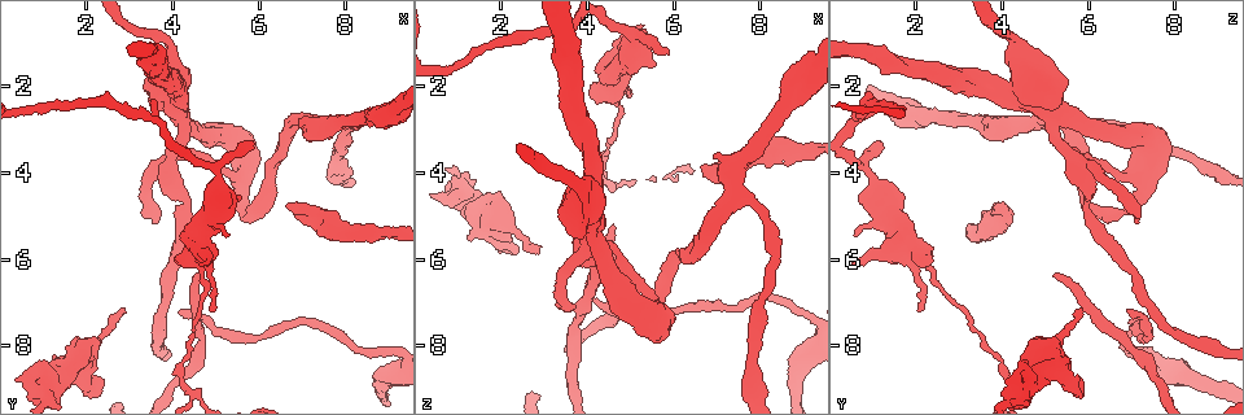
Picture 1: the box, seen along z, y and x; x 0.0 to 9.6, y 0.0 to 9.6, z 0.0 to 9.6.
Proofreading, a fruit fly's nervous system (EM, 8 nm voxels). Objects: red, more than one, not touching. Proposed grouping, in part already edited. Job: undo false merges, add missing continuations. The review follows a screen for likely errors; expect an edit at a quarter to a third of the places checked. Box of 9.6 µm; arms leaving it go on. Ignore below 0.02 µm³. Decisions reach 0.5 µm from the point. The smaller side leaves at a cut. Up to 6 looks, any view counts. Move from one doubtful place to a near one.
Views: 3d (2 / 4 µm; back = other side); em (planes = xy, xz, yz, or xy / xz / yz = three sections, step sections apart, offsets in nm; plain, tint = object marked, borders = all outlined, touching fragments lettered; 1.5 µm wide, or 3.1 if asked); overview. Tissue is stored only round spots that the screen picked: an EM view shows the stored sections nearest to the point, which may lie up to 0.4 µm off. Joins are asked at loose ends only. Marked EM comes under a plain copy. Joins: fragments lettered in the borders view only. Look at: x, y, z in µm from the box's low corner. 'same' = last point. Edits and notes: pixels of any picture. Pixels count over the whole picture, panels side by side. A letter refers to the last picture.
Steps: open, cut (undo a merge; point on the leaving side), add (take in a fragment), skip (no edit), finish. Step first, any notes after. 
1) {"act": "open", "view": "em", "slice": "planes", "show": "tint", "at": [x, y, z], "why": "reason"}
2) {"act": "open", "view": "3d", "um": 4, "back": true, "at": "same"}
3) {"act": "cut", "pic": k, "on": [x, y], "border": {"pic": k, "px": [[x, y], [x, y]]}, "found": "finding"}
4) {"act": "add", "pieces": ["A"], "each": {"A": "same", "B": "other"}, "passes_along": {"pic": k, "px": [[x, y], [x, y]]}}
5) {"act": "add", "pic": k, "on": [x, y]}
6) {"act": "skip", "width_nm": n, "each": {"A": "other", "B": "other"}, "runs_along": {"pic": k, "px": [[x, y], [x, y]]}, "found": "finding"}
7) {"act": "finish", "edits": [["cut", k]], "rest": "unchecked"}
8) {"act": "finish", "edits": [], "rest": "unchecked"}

{"act": "open", "view": "em", "slice": "xz", "step": 8, "show": "tint", "at": [5.95, 3.30, 1.25], "why": "free end"}

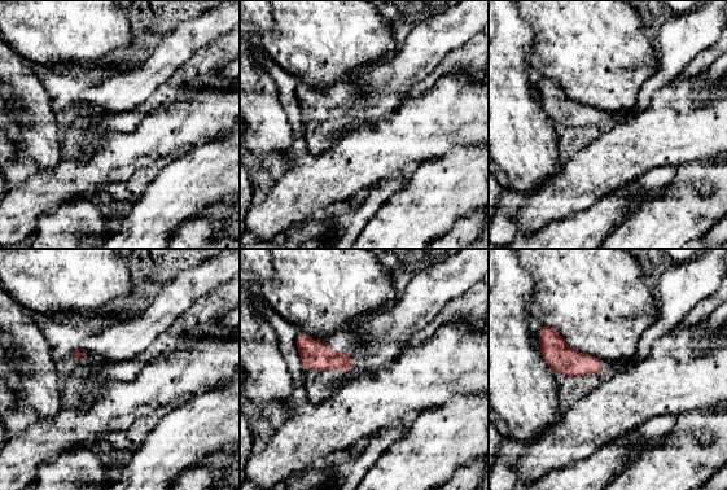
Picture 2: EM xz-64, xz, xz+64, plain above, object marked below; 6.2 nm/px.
{"act": "open", "view": "em", "slice": "planes", "show": "borders", "at": "same"}

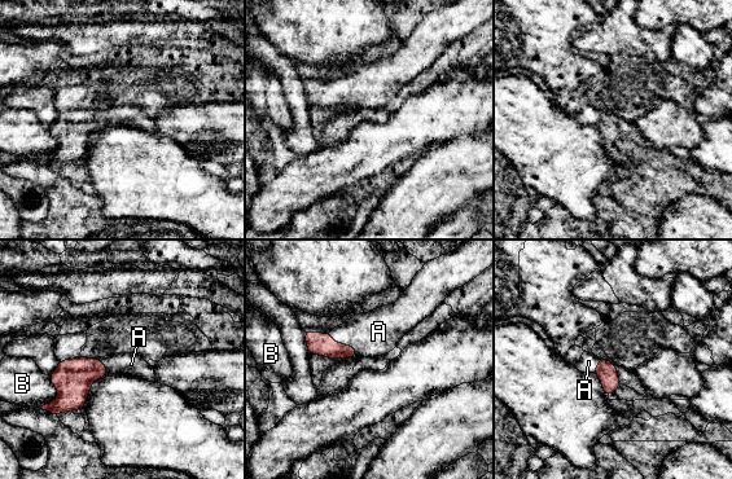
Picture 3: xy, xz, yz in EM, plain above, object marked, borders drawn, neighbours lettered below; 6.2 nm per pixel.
{"act": "add", "pieces": ["A"], "each": {"A": "same", "B": "other"}, "passes_along": {"pic": 3, "px": [[321, 345], [342, 343], [378, 332]]}, "found": "it goes on there"}

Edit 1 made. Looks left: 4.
{"act": "open", "view": "3d", "um": 2, "at": [4.00, 3.70, 5.70], "why": "thin neck"}

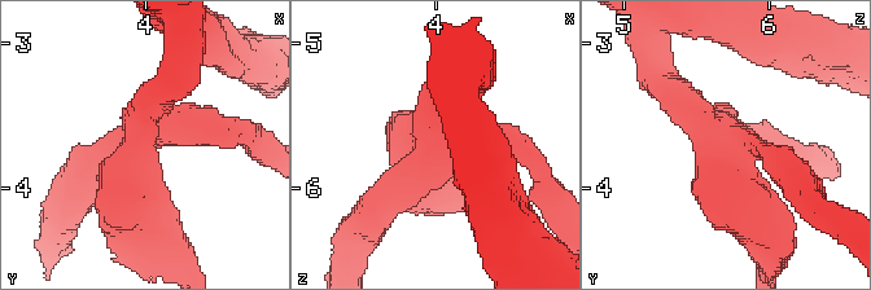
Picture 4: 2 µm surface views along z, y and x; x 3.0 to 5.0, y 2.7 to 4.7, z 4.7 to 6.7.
{"act": "open", "view": "em", "slice": "xz", "step": 8, "show": "tint", "at": [3.96, 3.78, 5.70], "why": "need the tissue"}

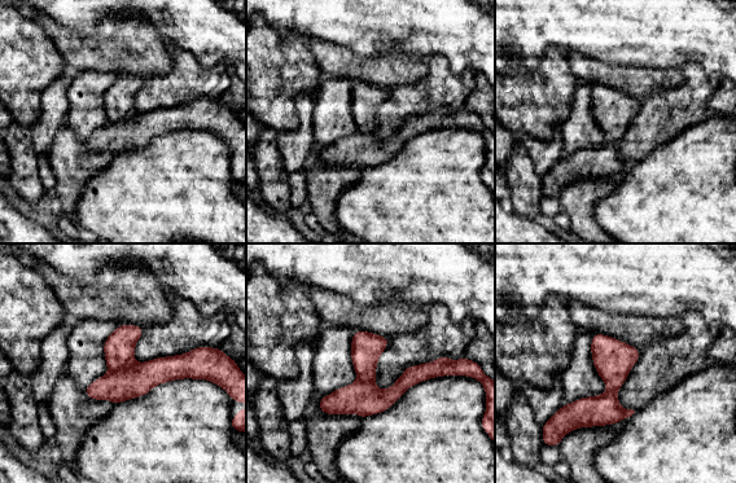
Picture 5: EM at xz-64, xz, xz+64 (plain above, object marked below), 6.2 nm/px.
{"act": "open", "view": "em", "slice": "xz", "step": 8, "show": "borders", "at": "same"}

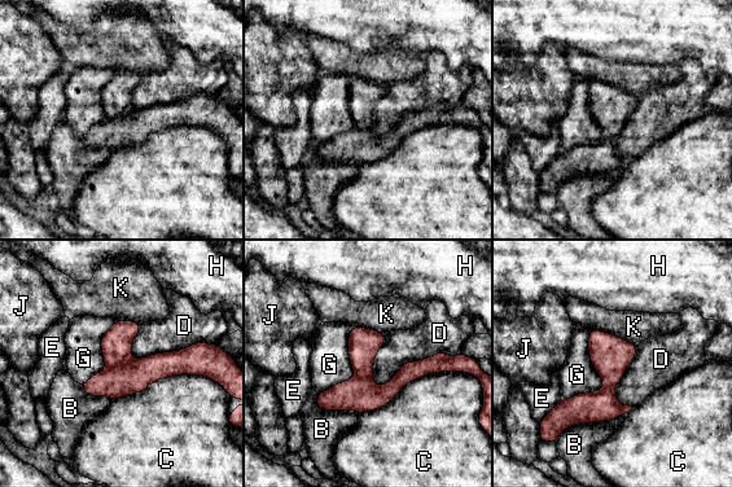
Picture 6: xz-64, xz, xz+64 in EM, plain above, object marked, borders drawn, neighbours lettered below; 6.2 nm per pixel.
{"act": "cut", "pic": 6, "on": [117, 342], "each": {"B": "other", "C": "other", "D": "other", "E": "other", "G": "other", "H": "other", "J": "other", "K": "other"}, "border": {"pic": 6, "px": [[130, 355], [119, 364], [106, 369]]}, "found": "two cells meet here"}

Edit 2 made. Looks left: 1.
{"act": "finish", "edits": [["add", 3], ["cut", 6]], "rest": "unchecked"}

